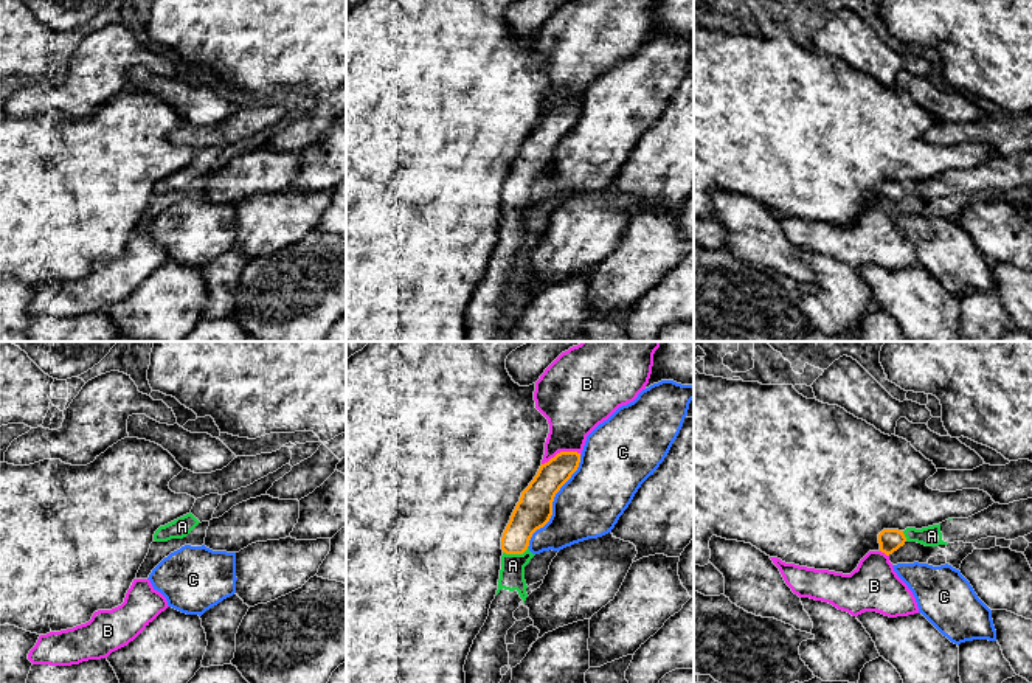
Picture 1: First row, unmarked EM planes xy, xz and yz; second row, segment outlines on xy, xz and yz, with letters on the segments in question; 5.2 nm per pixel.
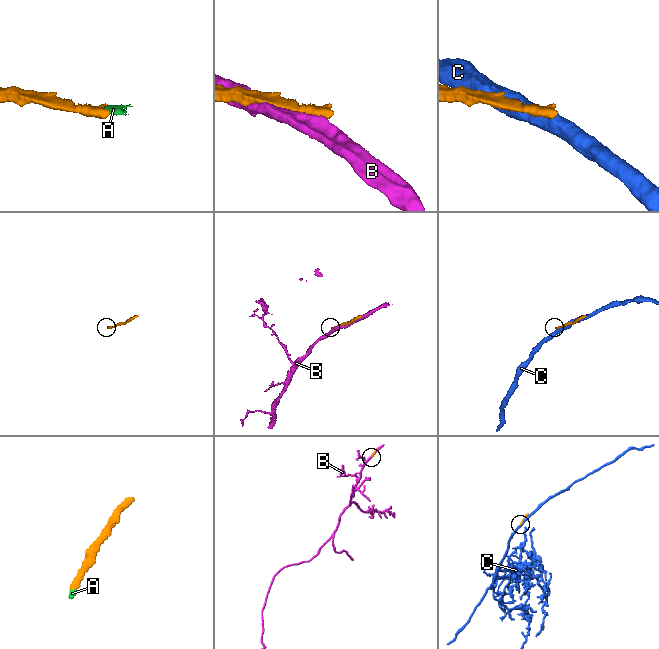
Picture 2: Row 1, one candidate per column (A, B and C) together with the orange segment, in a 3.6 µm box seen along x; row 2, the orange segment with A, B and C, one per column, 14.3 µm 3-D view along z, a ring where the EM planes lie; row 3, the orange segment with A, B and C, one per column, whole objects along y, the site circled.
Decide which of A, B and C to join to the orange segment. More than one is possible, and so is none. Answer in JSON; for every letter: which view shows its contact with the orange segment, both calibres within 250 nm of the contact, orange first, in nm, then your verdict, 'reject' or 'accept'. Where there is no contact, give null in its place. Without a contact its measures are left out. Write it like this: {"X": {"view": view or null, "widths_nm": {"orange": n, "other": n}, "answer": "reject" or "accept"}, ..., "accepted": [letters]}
{"A": {"view": "xz", "widths_nm": {"orange": 190, "other": 130}, "answer": "accept"}, "B": {"view": "xz", "widths_nm": {"orange": 150, "other": 300}, "answer": "reject"}, "C": {"view": "xz", "widths_nm": {"orange": 190, "other": 340}, "answer": "reject"}, "accepted": ["A"]}

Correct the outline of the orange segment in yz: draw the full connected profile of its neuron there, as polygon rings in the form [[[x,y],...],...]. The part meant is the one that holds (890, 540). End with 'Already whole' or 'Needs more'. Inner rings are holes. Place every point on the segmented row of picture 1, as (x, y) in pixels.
[[[1027,498],[1009,504],[993,503],[968,518],[948,518],[922,529],[883,529],[878,534],[878,543],[880,551],[889,556],[906,542],[939,546],[954,542],[975,543],[987,537],[1015,540],[1030,532],[1032,498]]]. Needs more

